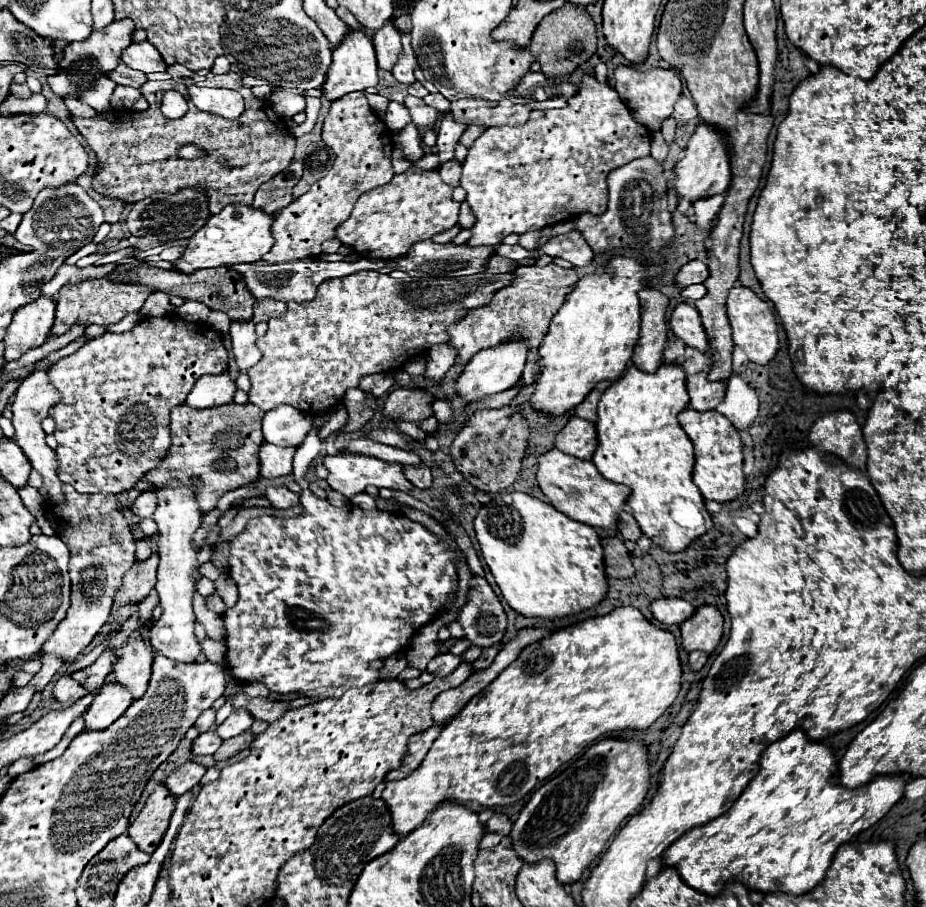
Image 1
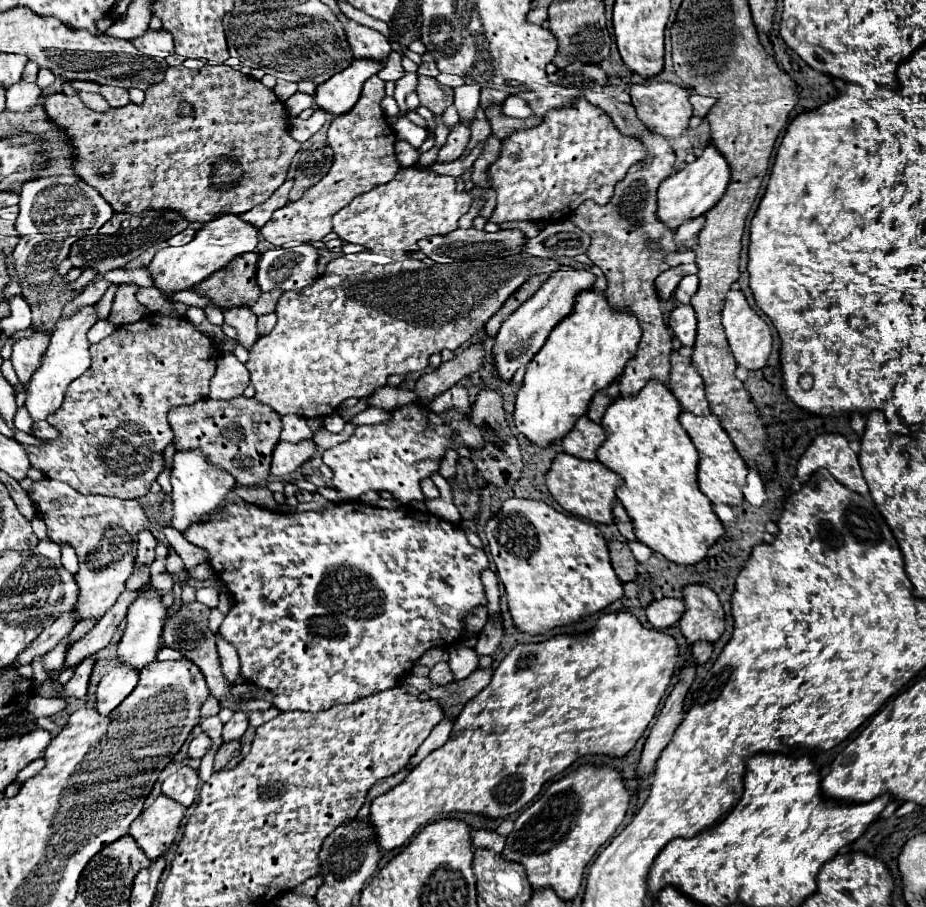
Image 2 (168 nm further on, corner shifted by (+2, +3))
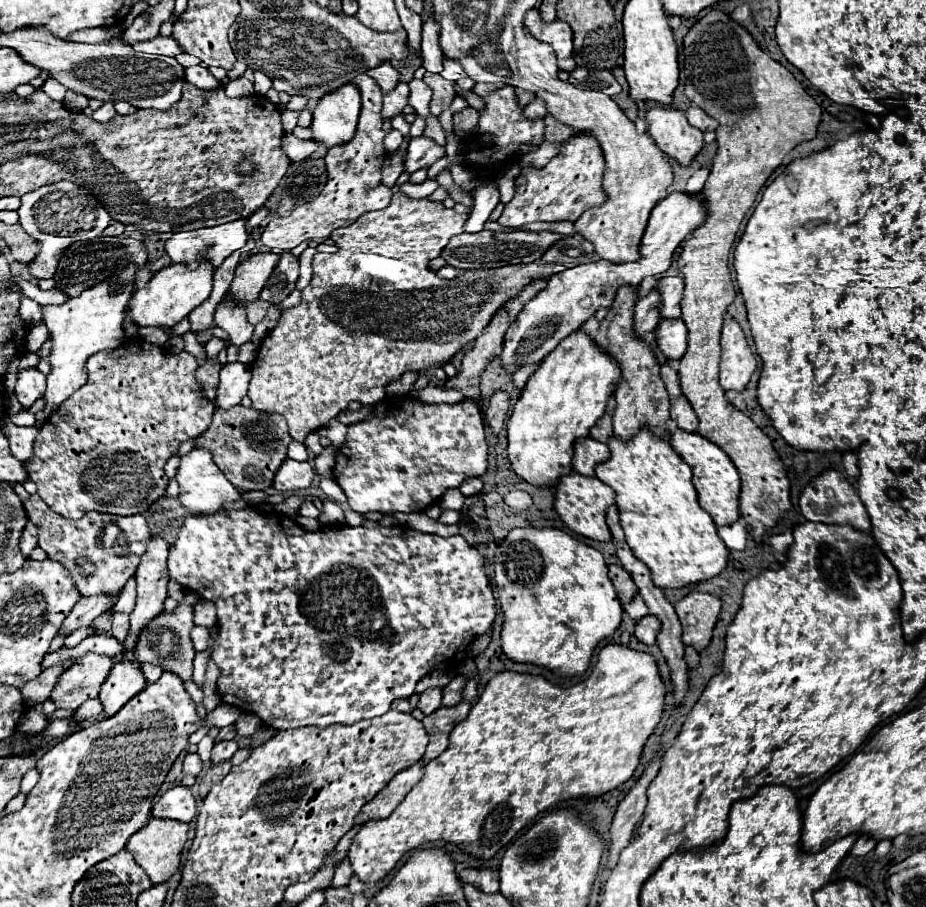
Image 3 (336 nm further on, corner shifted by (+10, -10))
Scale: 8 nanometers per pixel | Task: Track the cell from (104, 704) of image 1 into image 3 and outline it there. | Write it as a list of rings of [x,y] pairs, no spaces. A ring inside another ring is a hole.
[[[123,659],[113,665],[103,689],[99,693],[99,701],[105,707],[105,715],[111,717],[117,713],[129,699],[141,693],[147,687],[145,675],[141,671],[141,663],[137,659]]]

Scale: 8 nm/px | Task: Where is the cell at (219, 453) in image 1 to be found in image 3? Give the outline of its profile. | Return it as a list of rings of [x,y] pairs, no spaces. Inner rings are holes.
[[[235,405],[231,409],[217,409],[213,415],[211,427],[197,437],[197,447],[207,449],[213,453],[217,467],[225,473],[225,477],[239,489],[239,491],[265,491],[273,485],[273,477],[279,465],[287,459],[287,445],[291,443],[291,435],[287,429],[287,421],[277,413],[257,411],[253,407]]]

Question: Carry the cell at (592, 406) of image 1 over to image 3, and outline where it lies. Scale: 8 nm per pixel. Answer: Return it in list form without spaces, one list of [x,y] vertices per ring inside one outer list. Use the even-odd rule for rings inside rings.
[[[613,397],[609,399],[607,403],[607,409],[605,409],[605,415],[595,423],[595,427],[591,429],[591,437],[595,441],[601,441],[601,443],[607,443],[611,437],[613,437],[613,409],[615,409],[615,401]]]

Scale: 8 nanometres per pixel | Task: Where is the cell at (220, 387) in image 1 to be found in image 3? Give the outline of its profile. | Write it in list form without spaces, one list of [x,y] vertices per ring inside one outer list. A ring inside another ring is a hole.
[[[227,363],[221,369],[221,381],[217,389],[217,407],[231,409],[235,403],[247,395],[247,385],[251,381],[251,367],[243,363]]]

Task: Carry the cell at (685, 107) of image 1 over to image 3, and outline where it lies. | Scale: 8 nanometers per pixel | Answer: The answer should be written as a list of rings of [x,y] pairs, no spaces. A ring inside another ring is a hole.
[[[695,105],[687,111],[687,119],[689,119],[689,123],[691,123],[693,127],[697,127],[697,129],[701,129],[701,131],[715,131],[715,129],[719,127],[713,117],[709,117],[703,109],[699,109],[699,107],[695,107]]]

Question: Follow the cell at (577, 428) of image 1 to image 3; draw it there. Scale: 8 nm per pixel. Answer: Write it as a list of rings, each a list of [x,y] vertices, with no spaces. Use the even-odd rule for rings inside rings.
[[[591,437],[579,439],[575,443],[575,457],[573,457],[573,469],[581,475],[593,477],[595,465],[609,459],[609,447],[605,443],[599,443]]]

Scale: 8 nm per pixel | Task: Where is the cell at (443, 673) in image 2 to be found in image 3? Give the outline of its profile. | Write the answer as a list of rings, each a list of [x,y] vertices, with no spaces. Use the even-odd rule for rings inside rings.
[[[431,687],[431,689],[427,689],[427,691],[421,693],[417,709],[421,709],[425,715],[431,715],[439,707],[441,707],[441,689],[439,687]]]

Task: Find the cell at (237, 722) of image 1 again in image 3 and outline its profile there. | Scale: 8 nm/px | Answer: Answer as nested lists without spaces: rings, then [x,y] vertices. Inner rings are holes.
[[[219,741],[219,743],[215,743],[215,747],[213,747],[213,751],[211,751],[211,761],[213,761],[213,763],[229,761],[229,759],[235,755],[237,749],[239,749],[239,747],[237,747],[235,741]]]

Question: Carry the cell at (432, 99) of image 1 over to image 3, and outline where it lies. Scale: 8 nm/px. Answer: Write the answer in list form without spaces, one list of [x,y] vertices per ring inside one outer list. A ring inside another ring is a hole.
[[[445,59],[441,75],[443,75],[445,79],[451,79],[451,81],[459,81],[461,77],[465,77],[463,67],[459,67],[459,63],[457,63],[457,61],[449,61],[449,59]]]

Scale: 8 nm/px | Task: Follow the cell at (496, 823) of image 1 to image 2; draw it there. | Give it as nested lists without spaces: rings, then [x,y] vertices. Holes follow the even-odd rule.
[[[477,830],[473,834],[473,844],[477,848],[491,848],[495,852],[501,852],[505,846],[505,838],[493,830]]]

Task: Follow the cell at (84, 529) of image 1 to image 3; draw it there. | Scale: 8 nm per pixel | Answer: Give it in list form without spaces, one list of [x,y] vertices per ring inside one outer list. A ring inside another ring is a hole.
[[[29,495],[25,501],[27,515],[31,523],[39,529],[39,547],[47,553],[49,559],[63,563],[75,577],[75,587],[81,595],[111,593],[123,589],[129,577],[135,575],[135,569],[145,553],[145,545],[151,537],[147,521],[143,515],[107,515],[107,513],[85,513],[79,521],[61,517],[59,513],[47,509],[45,501],[39,495]],[[101,535],[119,535],[119,543],[105,547]]]

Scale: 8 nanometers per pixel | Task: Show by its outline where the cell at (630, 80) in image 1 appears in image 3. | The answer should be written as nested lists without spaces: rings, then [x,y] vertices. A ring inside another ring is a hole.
[[[655,107],[647,111],[649,135],[657,147],[679,165],[689,165],[703,149],[703,131],[687,123],[683,111],[671,107]]]

